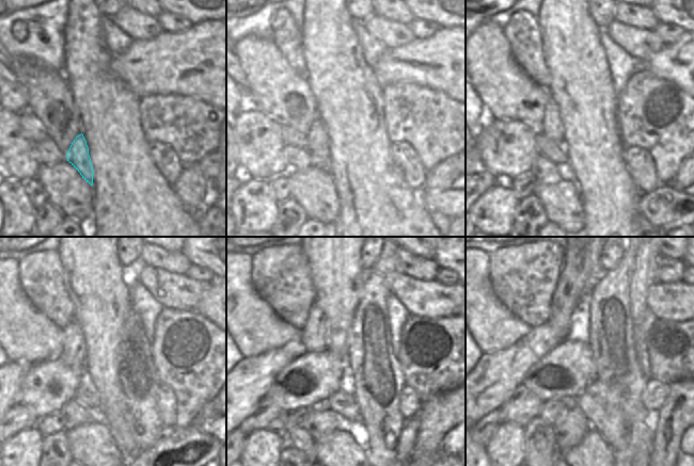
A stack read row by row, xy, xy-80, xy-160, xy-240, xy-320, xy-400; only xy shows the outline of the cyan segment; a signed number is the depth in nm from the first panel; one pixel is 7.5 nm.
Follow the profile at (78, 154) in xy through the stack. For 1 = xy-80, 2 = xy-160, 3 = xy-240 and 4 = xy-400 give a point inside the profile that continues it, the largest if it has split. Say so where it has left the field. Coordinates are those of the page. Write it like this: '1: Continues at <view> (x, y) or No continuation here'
1: Continues at xy-80 (318, 147)
2: Continues at xy-160 (552, 124)
3: Continues at xy-240 (73, 352)
4: Continues at xy-400 (570, 288).

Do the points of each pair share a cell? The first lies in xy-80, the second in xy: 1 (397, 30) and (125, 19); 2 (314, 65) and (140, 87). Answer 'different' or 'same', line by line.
1: same
2: different

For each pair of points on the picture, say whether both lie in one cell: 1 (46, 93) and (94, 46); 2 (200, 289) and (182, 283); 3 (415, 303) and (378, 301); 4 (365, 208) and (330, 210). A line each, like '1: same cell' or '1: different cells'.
1: different cells
2: same cell
3: different cells
4: different cells

